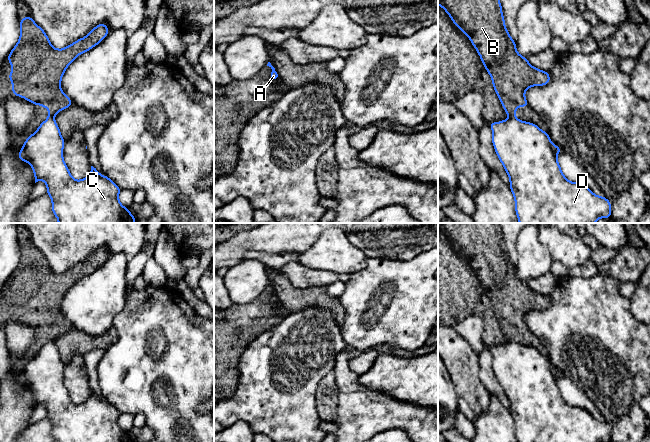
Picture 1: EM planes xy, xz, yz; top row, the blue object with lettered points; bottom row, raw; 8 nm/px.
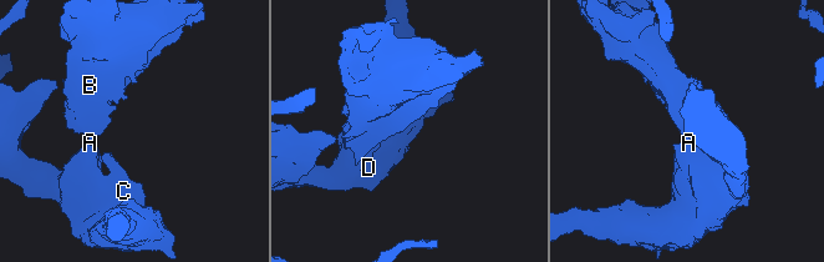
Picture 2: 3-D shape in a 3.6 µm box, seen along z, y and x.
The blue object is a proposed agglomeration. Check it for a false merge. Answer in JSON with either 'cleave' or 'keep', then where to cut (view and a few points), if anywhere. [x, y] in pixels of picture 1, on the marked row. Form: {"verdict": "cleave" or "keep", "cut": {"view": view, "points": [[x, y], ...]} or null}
{"verdict": "cleave", "cut": {"view": "xy", "points": [[49, 117], [53, 118]]}}

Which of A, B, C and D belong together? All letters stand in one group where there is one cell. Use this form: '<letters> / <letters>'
A C D / B

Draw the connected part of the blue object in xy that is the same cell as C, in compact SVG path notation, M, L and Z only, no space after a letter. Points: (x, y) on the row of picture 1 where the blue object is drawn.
M54 118L43 121L38 129L26 138L19 151L18 158L31 165L35 183L42 180L46 183L47 194L51 197L52 212L57 217L58 223L135 223L136 218L119 201L119 188L109 177L101 175L96 168L91 166L90 174L82 179L75 180L63 159L65 140Z

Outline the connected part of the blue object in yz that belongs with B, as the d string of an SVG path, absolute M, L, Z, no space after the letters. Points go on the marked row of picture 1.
M438 0L442 7L458 27L473 44L479 54L484 68L489 73L492 84L501 105L510 118L515 118L517 107L529 106L525 98L525 91L533 86L545 86L550 82L550 75L533 67L527 58L516 50L513 41L505 27L502 6L499 0Z

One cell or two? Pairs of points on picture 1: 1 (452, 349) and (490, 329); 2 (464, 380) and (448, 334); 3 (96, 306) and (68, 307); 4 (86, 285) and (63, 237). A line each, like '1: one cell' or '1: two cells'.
1: two cells
2: one cell
3: one cell
4: two cells

